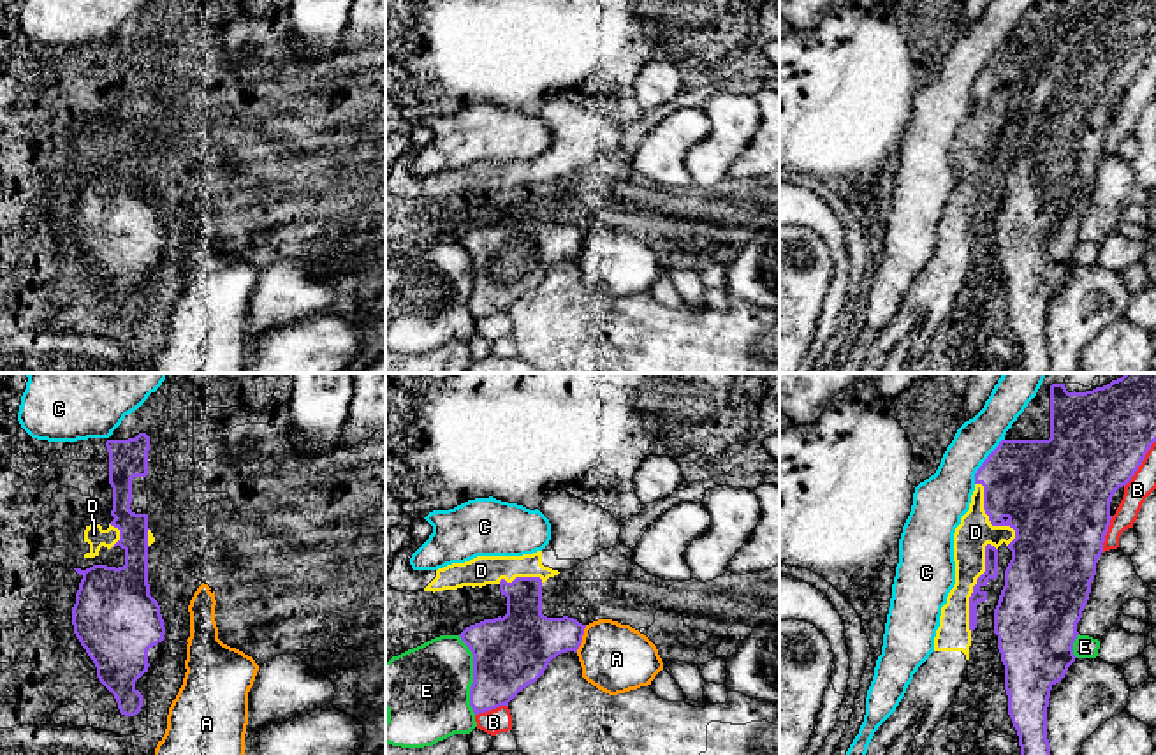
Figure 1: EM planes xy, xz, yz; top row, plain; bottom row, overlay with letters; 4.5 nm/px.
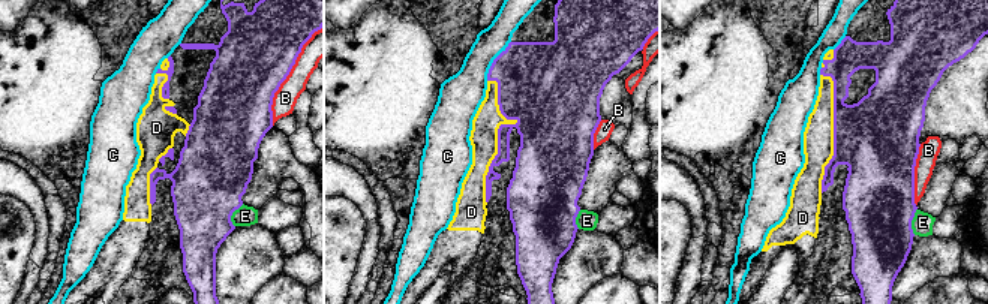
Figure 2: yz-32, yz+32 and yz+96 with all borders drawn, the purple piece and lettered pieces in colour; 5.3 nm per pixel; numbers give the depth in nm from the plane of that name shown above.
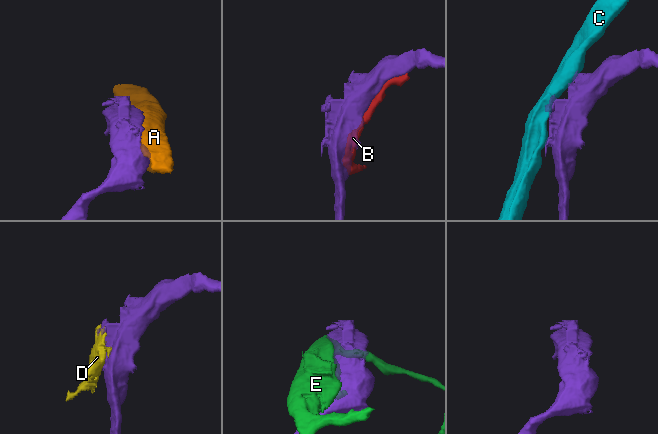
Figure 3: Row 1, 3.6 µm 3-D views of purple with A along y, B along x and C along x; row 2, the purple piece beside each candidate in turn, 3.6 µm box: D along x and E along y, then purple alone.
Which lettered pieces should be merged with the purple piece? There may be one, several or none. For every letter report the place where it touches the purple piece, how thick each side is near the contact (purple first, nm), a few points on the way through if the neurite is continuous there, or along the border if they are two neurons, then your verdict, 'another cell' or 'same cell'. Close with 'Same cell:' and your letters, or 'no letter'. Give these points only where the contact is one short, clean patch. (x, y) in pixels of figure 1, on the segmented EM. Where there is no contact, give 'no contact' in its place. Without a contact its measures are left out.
A: meets purple in xz at (581, 639); 280 nm thick on the purple side, 320 nm on the other; another cell
B: meets purple in yz at (1141, 463); 440 nm thick on the purple side, 110 nm on the other; another cell
C: meets purple in yz at (984, 461); 400 nm thick on the purple side, 240 nm on the other; border along yz (1003, 439), (977, 470), (973, 483); another cell
D: meets purple in yz at (973, 586); 60 nm thick on the purple side, 160 nm on the other; another cell
E: meets purple in xz at (474, 674); 340 nm thick on the purple side, 400 nm on the other; another cell
Same cell: no letter

